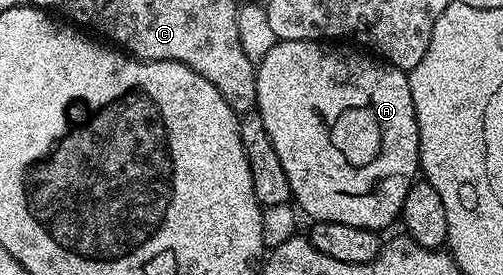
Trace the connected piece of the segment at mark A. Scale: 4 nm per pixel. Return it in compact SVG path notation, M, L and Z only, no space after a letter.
M281 40L272 46L262 60L258 61L255 70L257 82L257 110L265 122L265 130L269 130L269 142L273 142L273 150L277 150L277 158L281 158L281 167L285 169L285 178L289 178L291 199L298 211L311 216L312 221L345 222L345 226L361 226L372 230L384 230L391 223L400 219L405 202L405 194L409 194L411 185L420 175L419 166L419 127L417 114L413 106L413 94L407 81L408 73L397 70L386 62L377 62L371 54L359 52L326 52L322 43L314 40Z

